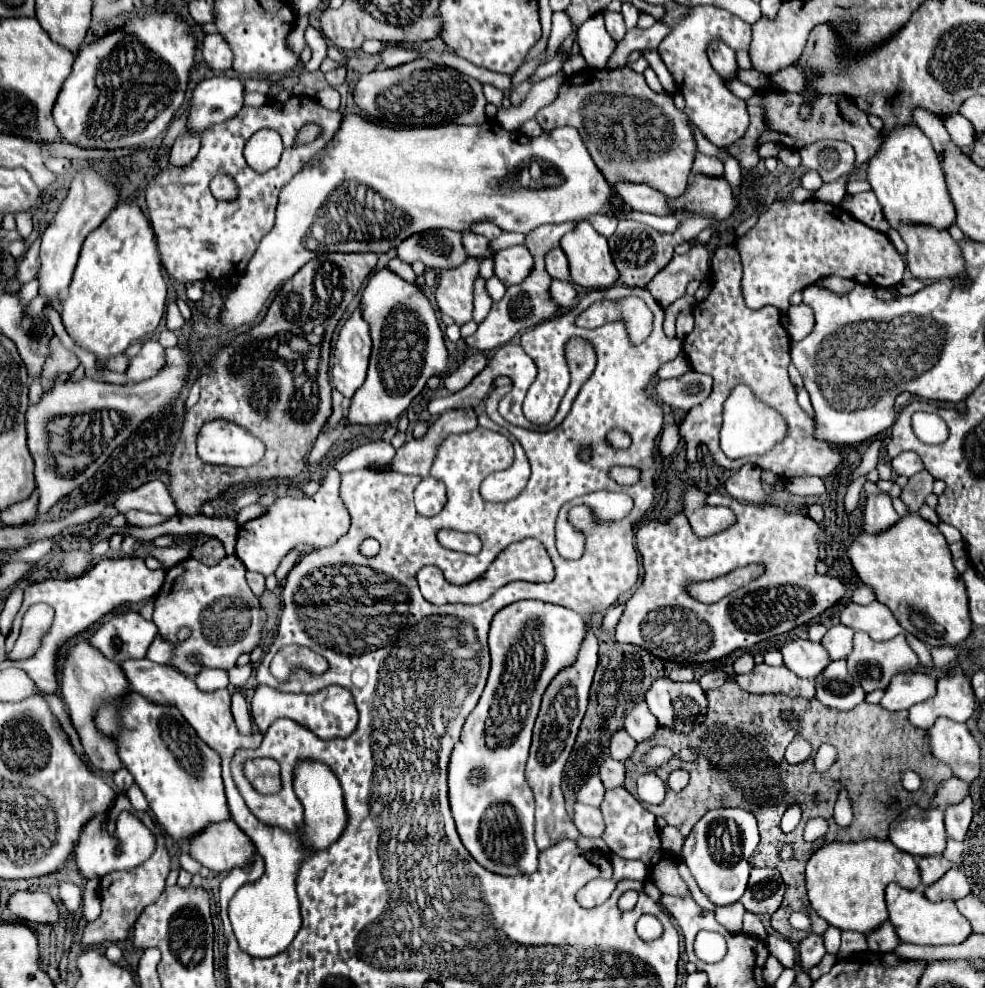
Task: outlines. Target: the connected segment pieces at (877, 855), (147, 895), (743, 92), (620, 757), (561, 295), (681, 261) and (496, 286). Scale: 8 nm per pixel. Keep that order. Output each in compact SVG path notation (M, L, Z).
M865 839L857 843L825 843L807 863L807 895L813 911L841 931L873 933L887 919L885 887L897 883L905 889L921 885L919 867L913 855L901 853L889 841Z
M119 795L119 797L115 799L115 805L111 807L111 811L107 813L107 829L109 829L109 833L115 833L115 821L117 821L117 815L119 815L121 811L129 811L129 813L133 813L135 817L139 817L139 819L155 833L155 837L159 837L159 839L155 839L155 853L153 853L153 857L149 857L143 865L137 865L137 867L133 867L131 871L117 871L117 873L111 873L109 877L103 877L103 879L101 879L103 911L101 911L101 915L99 915L95 921L91 921L91 923L87 925L85 935L83 935L83 943L85 943L85 945L93 945L93 943L99 945L99 943L105 943L105 941L109 941L109 943L123 941L123 939L127 937L129 929L133 927L133 923L137 921L139 913L141 913L147 905L151 905L151 903L155 903L155 901L159 899L159 895L161 895L163 889L165 889L165 879L167 879L167 875L169 875L169 853L167 853L167 849L165 849L165 835L161 833L161 829L157 829L157 825L155 825L155 821L151 819L151 815L149 815L149 813L139 813L139 811L135 811L125 795Z
M733 81L733 83L725 83L725 87L729 89L729 91L733 91L739 99L747 99L747 97L751 97L753 93L755 93L755 89L751 89L749 85L743 85L743 83L739 83L739 81Z
M617 731L617 733L613 735L613 739L611 739L609 753L611 753L613 759L625 763L625 761L633 755L635 747L637 747L637 741L633 741L633 737L629 737L629 733L625 733L625 731Z
M551 281L549 295L551 295L555 305L559 305L561 309L567 309L567 307L573 305L573 301L577 297L577 291L569 281Z
M695 243L685 255L675 255L665 269L653 277L653 281L647 285L647 291L653 295L653 299L667 307L679 297L685 295L687 283L691 279L707 279L709 275L709 251L705 245Z
M493 275L486 281L485 287L494 302L499 301L506 292L506 287L501 283L496 275Z

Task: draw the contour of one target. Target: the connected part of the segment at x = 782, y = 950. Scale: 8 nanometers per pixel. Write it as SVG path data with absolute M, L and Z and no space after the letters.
M769 935L767 937L767 949L785 969L793 969L797 965L795 945L789 943L787 939L783 939L781 935Z

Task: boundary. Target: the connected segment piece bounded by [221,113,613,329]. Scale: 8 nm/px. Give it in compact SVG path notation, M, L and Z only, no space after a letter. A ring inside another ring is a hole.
M345 113L333 141L281 187L275 227L261 239L247 273L227 295L221 323L227 329L251 325L267 297L319 253L373 251L379 255L395 249L409 233L443 227L465 231L477 221L491 221L503 231L523 233L545 223L581 221L593 213L613 215L609 197L609 183L593 165L581 135L573 127L553 129L531 139L521 131L505 131L491 119L483 125L389 129L361 115ZM533 157L557 163L561 185L540 189L503 187L513 169ZM353 181L371 187L369 193L375 191L361 205L357 203L359 185L347 185Z

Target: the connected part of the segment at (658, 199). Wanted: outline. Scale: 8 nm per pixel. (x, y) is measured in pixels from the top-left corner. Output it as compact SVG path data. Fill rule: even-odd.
M617 183L615 191L623 197L623 201L631 209L651 213L651 215L659 215L659 217L669 217L669 215L675 213L675 209L669 205L669 199L649 185Z

